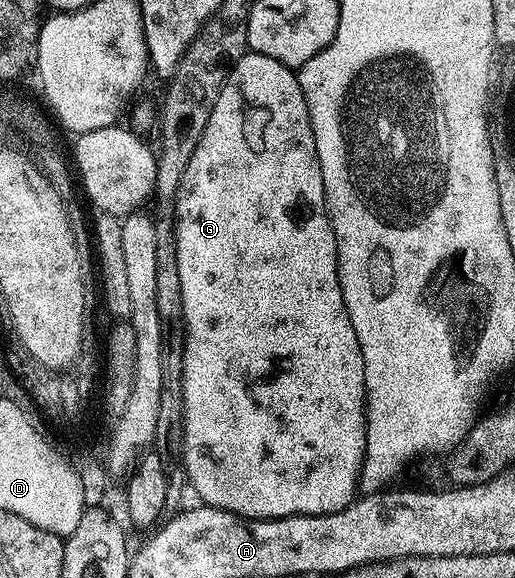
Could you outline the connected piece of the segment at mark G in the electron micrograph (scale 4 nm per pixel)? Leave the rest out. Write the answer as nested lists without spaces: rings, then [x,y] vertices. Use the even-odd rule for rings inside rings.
[[[248,52],[248,53],[246,53],[246,54],[244,54],[244,55],[243,55],[243,58],[242,58],[242,59],[241,59],[241,60],[237,60],[237,61],[236,61],[236,62],[235,62],[235,66],[234,66],[234,67],[233,67],[233,69],[231,69],[231,70],[230,70],[230,71],[229,71],[229,73],[227,73],[227,79],[226,79],[226,80],[225,80],[225,84],[224,84],[224,85],[223,85],[223,87],[222,87],[222,88],[221,88],[221,92],[220,92],[220,93],[219,93],[219,95],[218,95],[218,96],[217,96],[217,104],[213,104],[213,112],[209,112],[209,124],[205,124],[205,132],[201,132],[201,140],[197,140],[197,148],[193,148],[193,156],[192,156],[192,157],[191,157],[191,158],[190,158],[190,159],[189,159],[189,168],[185,168],[185,176],[184,176],[184,177],[183,177],[183,179],[182,179],[182,180],[181,180],[181,188],[180,188],[180,189],[179,189],[179,201],[178,201],[178,202],[176,202],[176,203],[175,203],[175,217],[176,217],[176,219],[175,219],[175,227],[176,227],[176,228],[177,228],[177,266],[178,266],[178,267],[179,267],[179,269],[180,269],[180,275],[181,275],[181,300],[182,300],[182,301],[183,301],[183,324],[184,324],[184,327],[185,327],[185,341],[184,341],[184,343],[183,343],[183,391],[184,391],[184,392],[185,392],[185,440],[184,440],[184,441],[183,441],[183,465],[184,465],[184,467],[185,467],[185,469],[186,469],[186,472],[187,472],[187,481],[188,481],[188,483],[189,483],[189,486],[190,486],[190,489],[192,489],[192,488],[193,488],[193,489],[195,489],[195,490],[196,490],[196,492],[197,492],[197,493],[199,493],[199,494],[200,494],[200,496],[201,496],[201,497],[203,497],[203,498],[200,498],[200,499],[202,499],[202,501],[203,501],[203,502],[204,502],[204,503],[206,503],[206,505],[209,505],[209,506],[216,506],[216,507],[217,507],[217,508],[221,508],[221,509],[222,509],[222,510],[227,510],[227,511],[229,511],[229,513],[230,513],[230,514],[240,514],[240,516],[242,516],[242,518],[245,518],[245,519],[248,519],[248,520],[258,520],[258,519],[261,519],[261,518],[292,518],[292,516],[294,516],[294,515],[295,515],[295,514],[332,514],[332,513],[333,513],[333,512],[337,512],[337,511],[338,511],[338,510],[343,510],[343,509],[345,509],[345,507],[347,507],[347,506],[349,506],[349,505],[351,505],[351,503],[352,503],[352,502],[354,502],[354,501],[355,501],[355,499],[356,499],[356,497],[357,497],[357,487],[358,487],[358,484],[359,484],[359,474],[360,474],[360,472],[362,472],[362,470],[363,470],[363,457],[364,457],[364,456],[365,456],[365,455],[367,455],[367,415],[366,415],[366,413],[365,413],[365,411],[366,411],[366,408],[367,408],[367,385],[366,385],[366,384],[365,384],[365,364],[364,364],[364,363],[363,363],[363,357],[362,357],[362,356],[361,356],[361,344],[357,344],[357,332],[353,332],[353,324],[352,324],[352,323],[351,323],[351,321],[350,321],[350,320],[349,320],[349,312],[348,312],[348,311],[347,311],[347,309],[346,309],[346,308],[345,308],[345,300],[344,300],[344,299],[343,299],[343,293],[342,293],[342,292],[341,292],[341,284],[340,284],[340,283],[339,283],[339,269],[338,269],[338,268],[337,268],[337,240],[336,240],[336,239],[335,239],[335,237],[334,237],[334,236],[333,236],[333,228],[332,228],[332,227],[331,227],[331,217],[329,217],[329,215],[328,215],[328,214],[327,214],[327,201],[326,201],[326,200],[325,200],[325,192],[324,192],[324,191],[323,191],[323,177],[322,177],[322,176],[321,176],[321,164],[320,164],[320,163],[319,163],[319,157],[318,157],[318,156],[317,156],[317,144],[316,144],[316,143],[315,143],[315,137],[314,137],[314,136],[313,136],[313,128],[312,128],[312,127],[311,127],[311,117],[310,117],[310,116],[309,116],[309,108],[308,108],[308,107],[307,107],[307,105],[306,105],[306,104],[305,104],[305,96],[304,96],[304,95],[303,95],[303,93],[302,93],[302,92],[301,92],[301,84],[300,84],[300,83],[299,83],[299,75],[298,75],[298,73],[296,73],[296,71],[295,71],[295,70],[294,70],[294,69],[292,69],[292,67],[290,67],[290,66],[286,66],[286,65],[285,65],[285,64],[281,64],[281,63],[280,63],[280,62],[278,62],[278,61],[277,61],[277,60],[273,60],[273,59],[272,59],[272,58],[270,58],[270,57],[269,57],[269,56],[261,56],[261,55],[260,55],[260,54],[252,54],[252,53],[250,53],[250,52]]]

